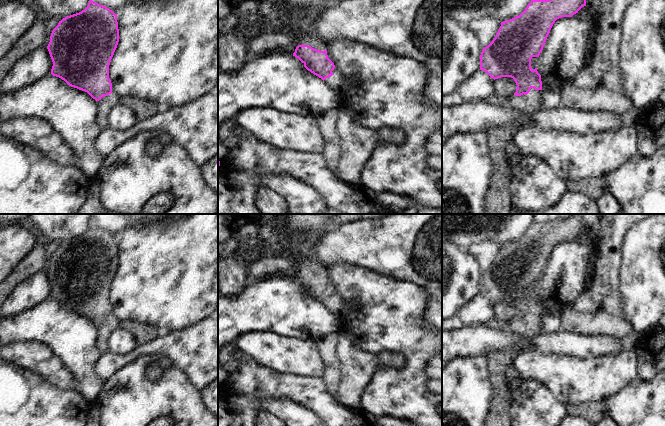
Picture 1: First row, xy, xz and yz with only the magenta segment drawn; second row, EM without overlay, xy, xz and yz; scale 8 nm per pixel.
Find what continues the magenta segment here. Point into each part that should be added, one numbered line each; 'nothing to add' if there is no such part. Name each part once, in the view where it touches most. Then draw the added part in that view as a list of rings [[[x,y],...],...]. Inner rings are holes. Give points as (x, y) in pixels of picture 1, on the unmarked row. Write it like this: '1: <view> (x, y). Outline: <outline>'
1: xz (304, 263). Outline: [[[302,259],[298,262],[298,269],[308,269],[311,270],[314,273],[320,274],[320,275],[324,275],[327,274],[327,270],[325,268],[323,268],[321,265],[319,265],[318,263],[309,261],[307,259]]]

